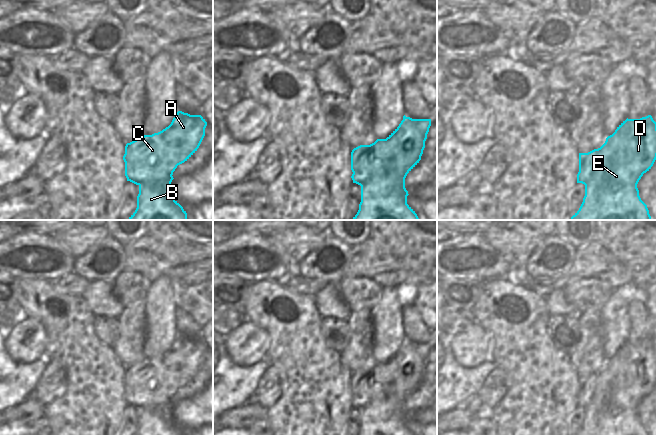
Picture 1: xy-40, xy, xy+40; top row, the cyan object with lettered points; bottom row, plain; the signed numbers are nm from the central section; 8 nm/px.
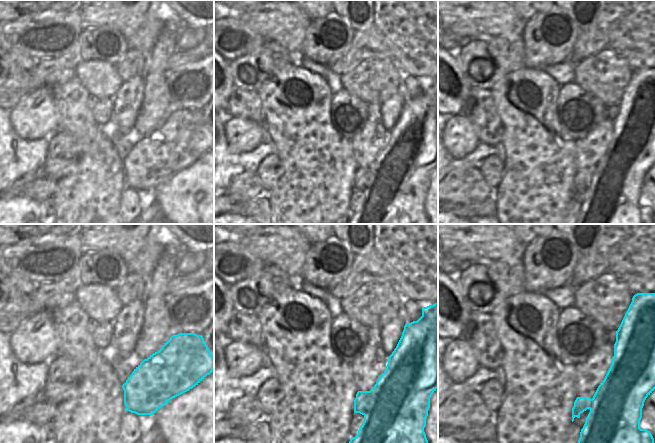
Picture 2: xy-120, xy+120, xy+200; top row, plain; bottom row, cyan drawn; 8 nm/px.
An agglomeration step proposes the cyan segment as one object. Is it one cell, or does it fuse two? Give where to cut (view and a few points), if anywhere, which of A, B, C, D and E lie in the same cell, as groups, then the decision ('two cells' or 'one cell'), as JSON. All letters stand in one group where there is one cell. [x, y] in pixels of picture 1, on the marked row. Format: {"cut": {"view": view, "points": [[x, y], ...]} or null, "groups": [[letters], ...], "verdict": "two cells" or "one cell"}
{"cut": {"view": "xy", "points": [[425, 139], [378, 157], [361, 187]]}, "groups": [["A", "C"], ["B", "D", "E"]], "verdict": "two cells"}

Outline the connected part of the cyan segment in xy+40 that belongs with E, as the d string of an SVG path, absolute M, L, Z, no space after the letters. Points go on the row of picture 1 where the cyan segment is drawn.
M651 115L640 119L626 119L606 138L606 145L600 150L597 158L597 166L591 180L585 185L585 196L579 210L571 217L571 220L651 220L647 205L641 200L637 184L644 173L649 171L656 160L656 122Z

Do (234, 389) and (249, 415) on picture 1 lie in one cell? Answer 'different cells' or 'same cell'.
different cells

